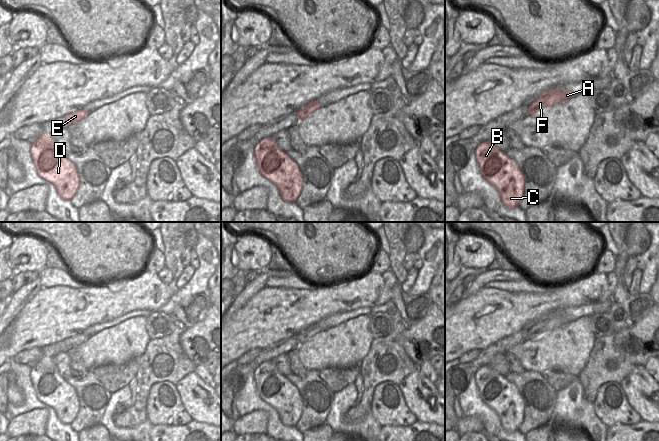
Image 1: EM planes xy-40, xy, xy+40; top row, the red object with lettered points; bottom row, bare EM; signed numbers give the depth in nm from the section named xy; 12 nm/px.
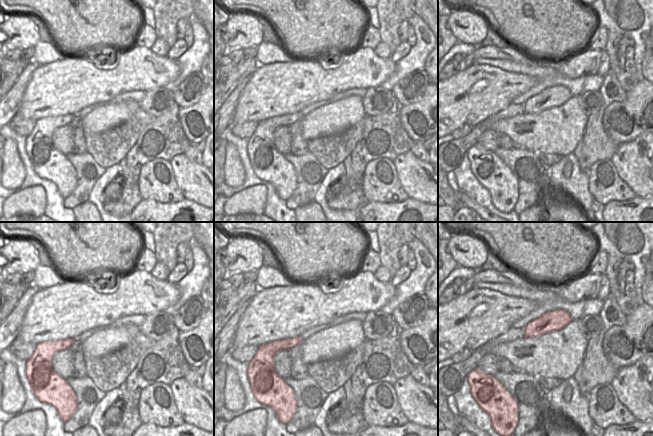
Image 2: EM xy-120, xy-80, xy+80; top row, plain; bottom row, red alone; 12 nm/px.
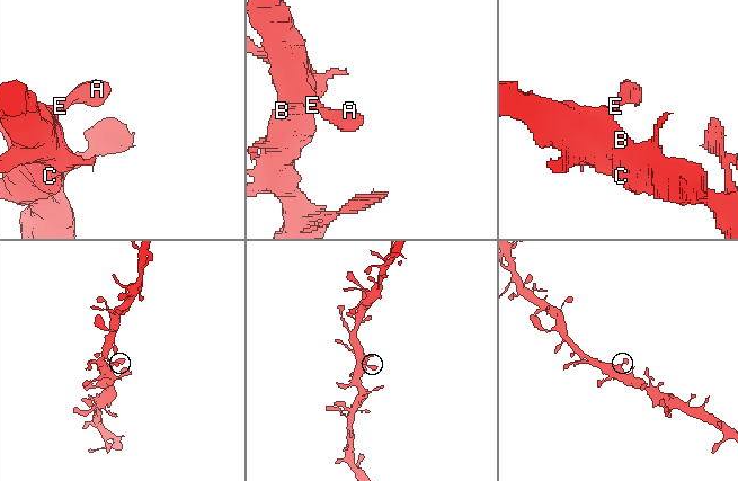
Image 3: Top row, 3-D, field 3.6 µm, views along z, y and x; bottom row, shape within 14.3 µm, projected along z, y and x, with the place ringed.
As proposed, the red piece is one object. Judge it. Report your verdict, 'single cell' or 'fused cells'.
single cell

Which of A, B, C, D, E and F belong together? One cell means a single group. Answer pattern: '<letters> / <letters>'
A B C D E F

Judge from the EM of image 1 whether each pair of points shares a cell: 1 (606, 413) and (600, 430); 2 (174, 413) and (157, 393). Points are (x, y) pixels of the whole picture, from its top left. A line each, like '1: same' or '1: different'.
1: different
2: same

